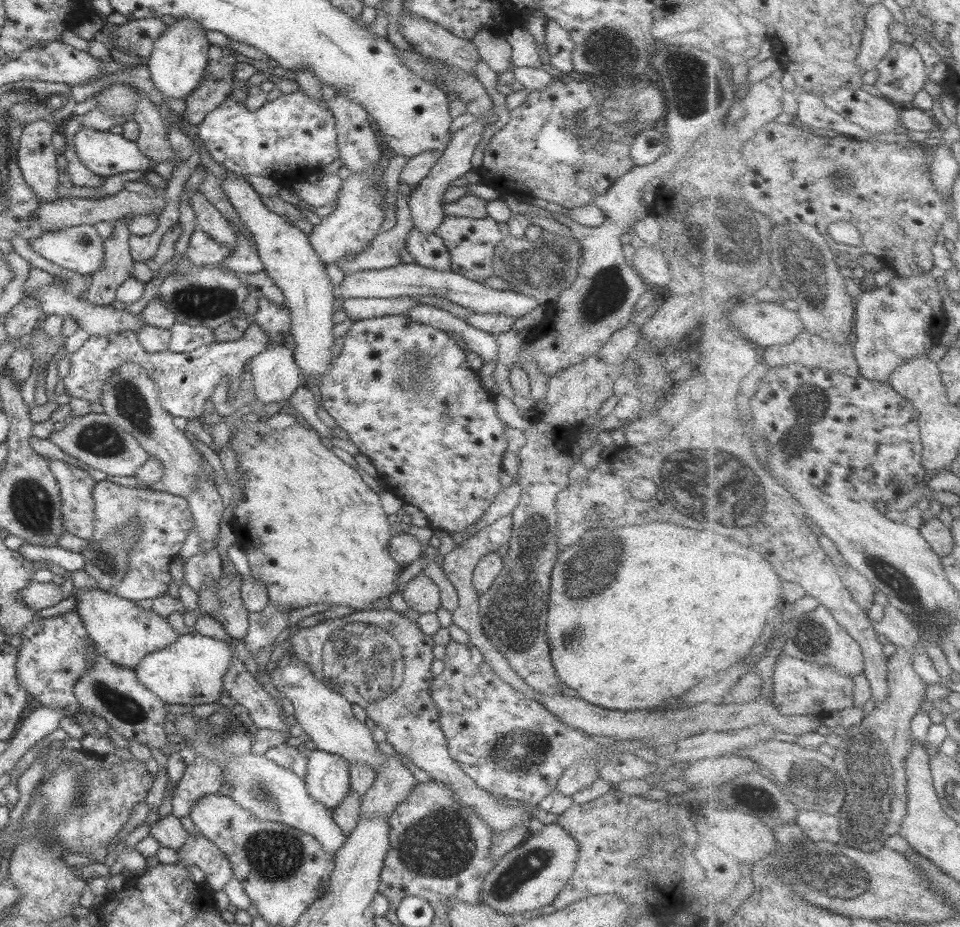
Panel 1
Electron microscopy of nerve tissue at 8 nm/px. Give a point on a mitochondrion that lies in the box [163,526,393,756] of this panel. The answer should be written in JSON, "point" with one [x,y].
{"point":[233,726]}

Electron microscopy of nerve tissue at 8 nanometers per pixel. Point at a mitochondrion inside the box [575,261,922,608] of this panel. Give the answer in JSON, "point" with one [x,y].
{"point":[810,403]}

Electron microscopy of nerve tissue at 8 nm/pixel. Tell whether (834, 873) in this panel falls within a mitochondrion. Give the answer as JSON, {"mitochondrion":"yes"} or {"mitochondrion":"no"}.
{"mitochondrion":"yes"}

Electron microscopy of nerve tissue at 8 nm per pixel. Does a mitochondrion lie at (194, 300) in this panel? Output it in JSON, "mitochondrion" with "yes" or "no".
{"mitochondrion":"yes"}

